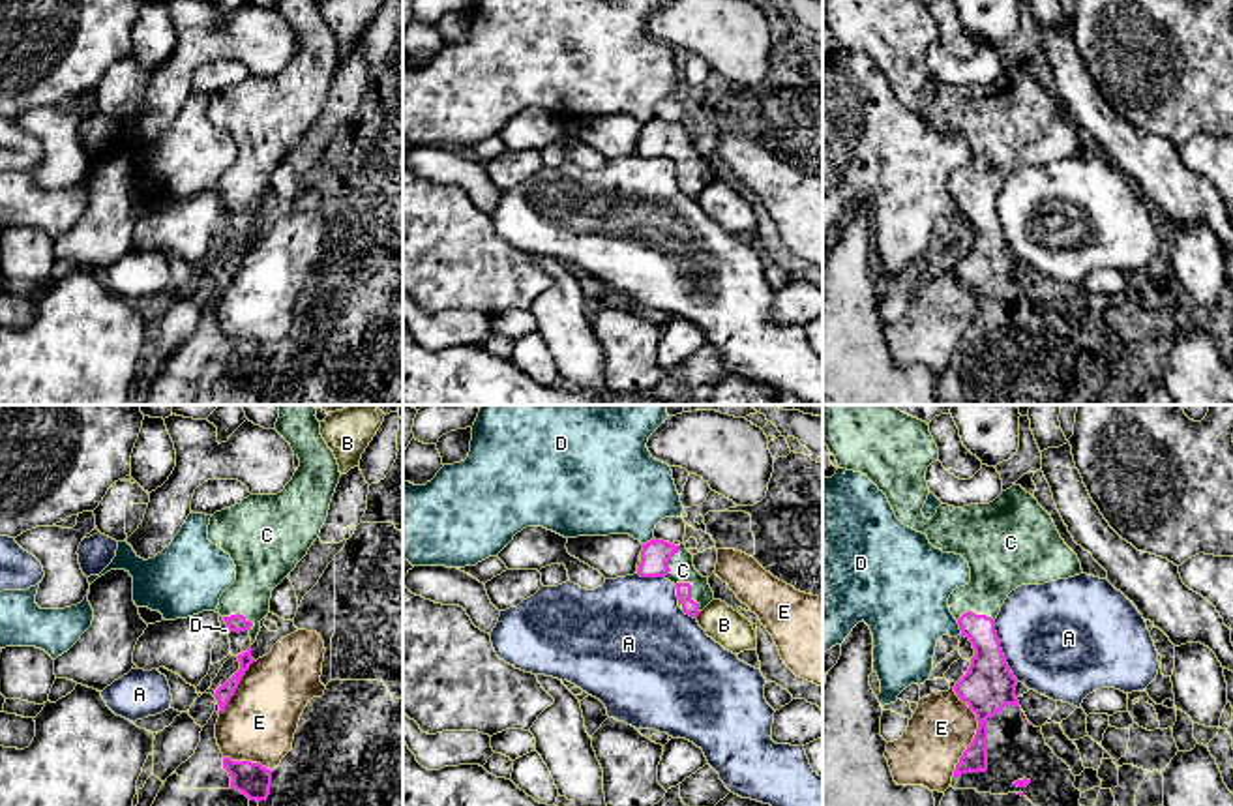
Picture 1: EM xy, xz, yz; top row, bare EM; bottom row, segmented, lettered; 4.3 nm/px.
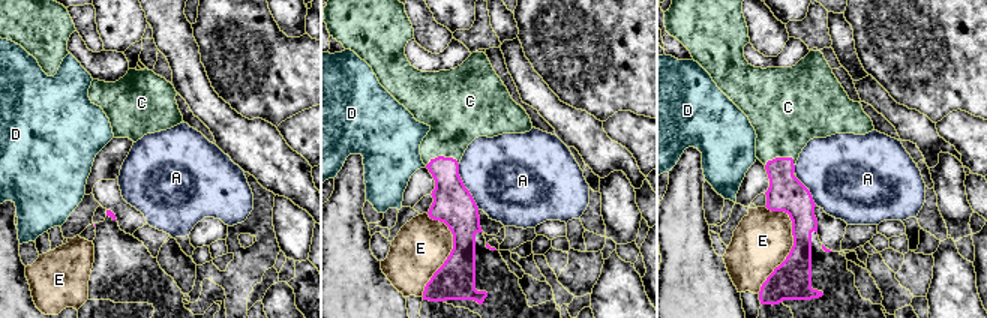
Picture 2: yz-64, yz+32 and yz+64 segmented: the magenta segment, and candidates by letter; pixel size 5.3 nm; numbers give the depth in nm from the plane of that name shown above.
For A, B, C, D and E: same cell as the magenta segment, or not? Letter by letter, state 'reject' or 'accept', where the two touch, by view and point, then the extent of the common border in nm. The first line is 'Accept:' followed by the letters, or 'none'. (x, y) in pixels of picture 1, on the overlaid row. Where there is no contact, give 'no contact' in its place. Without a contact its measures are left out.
Accept: C
A: reject | yz (1001, 651) | 280 nm
B: reject | xz (698, 613) | 40 nm
C: accept | xz (690, 593) | 170 nm
D: reject | yz (960, 626) | 60 nm
E: reject | yz (977, 733) | 400 nm

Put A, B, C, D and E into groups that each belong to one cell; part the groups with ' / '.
A / B / C / D / E

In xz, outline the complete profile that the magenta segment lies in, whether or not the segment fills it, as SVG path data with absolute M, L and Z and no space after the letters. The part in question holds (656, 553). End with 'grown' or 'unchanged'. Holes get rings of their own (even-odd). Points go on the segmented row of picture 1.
M654 538L643 544L637 574L669 579L676 587L678 607L693 619L714 600L708 577L695 570L693 555L680 542Z; grown

